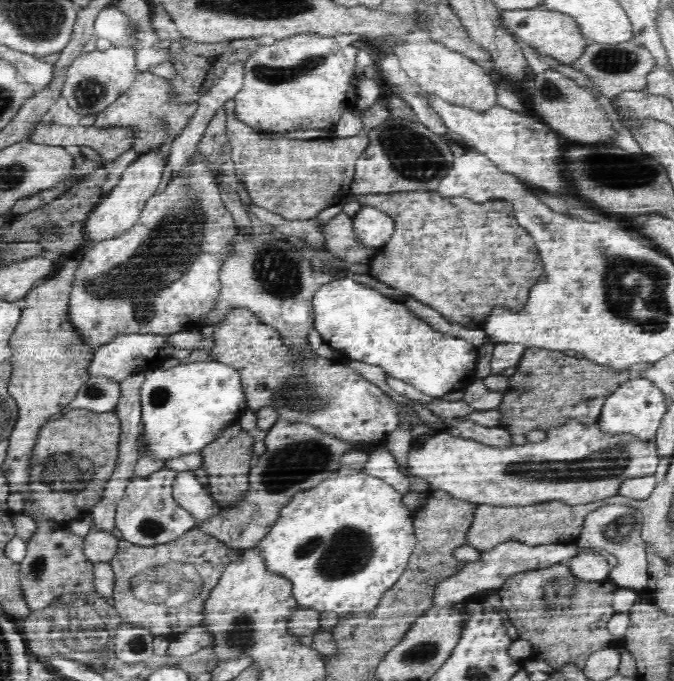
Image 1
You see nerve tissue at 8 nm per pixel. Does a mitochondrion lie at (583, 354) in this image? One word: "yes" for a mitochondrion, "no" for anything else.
no

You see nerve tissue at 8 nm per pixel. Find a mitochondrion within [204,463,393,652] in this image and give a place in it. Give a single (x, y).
(344, 553)

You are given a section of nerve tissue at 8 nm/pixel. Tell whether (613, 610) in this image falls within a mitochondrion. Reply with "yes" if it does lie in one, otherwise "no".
no

